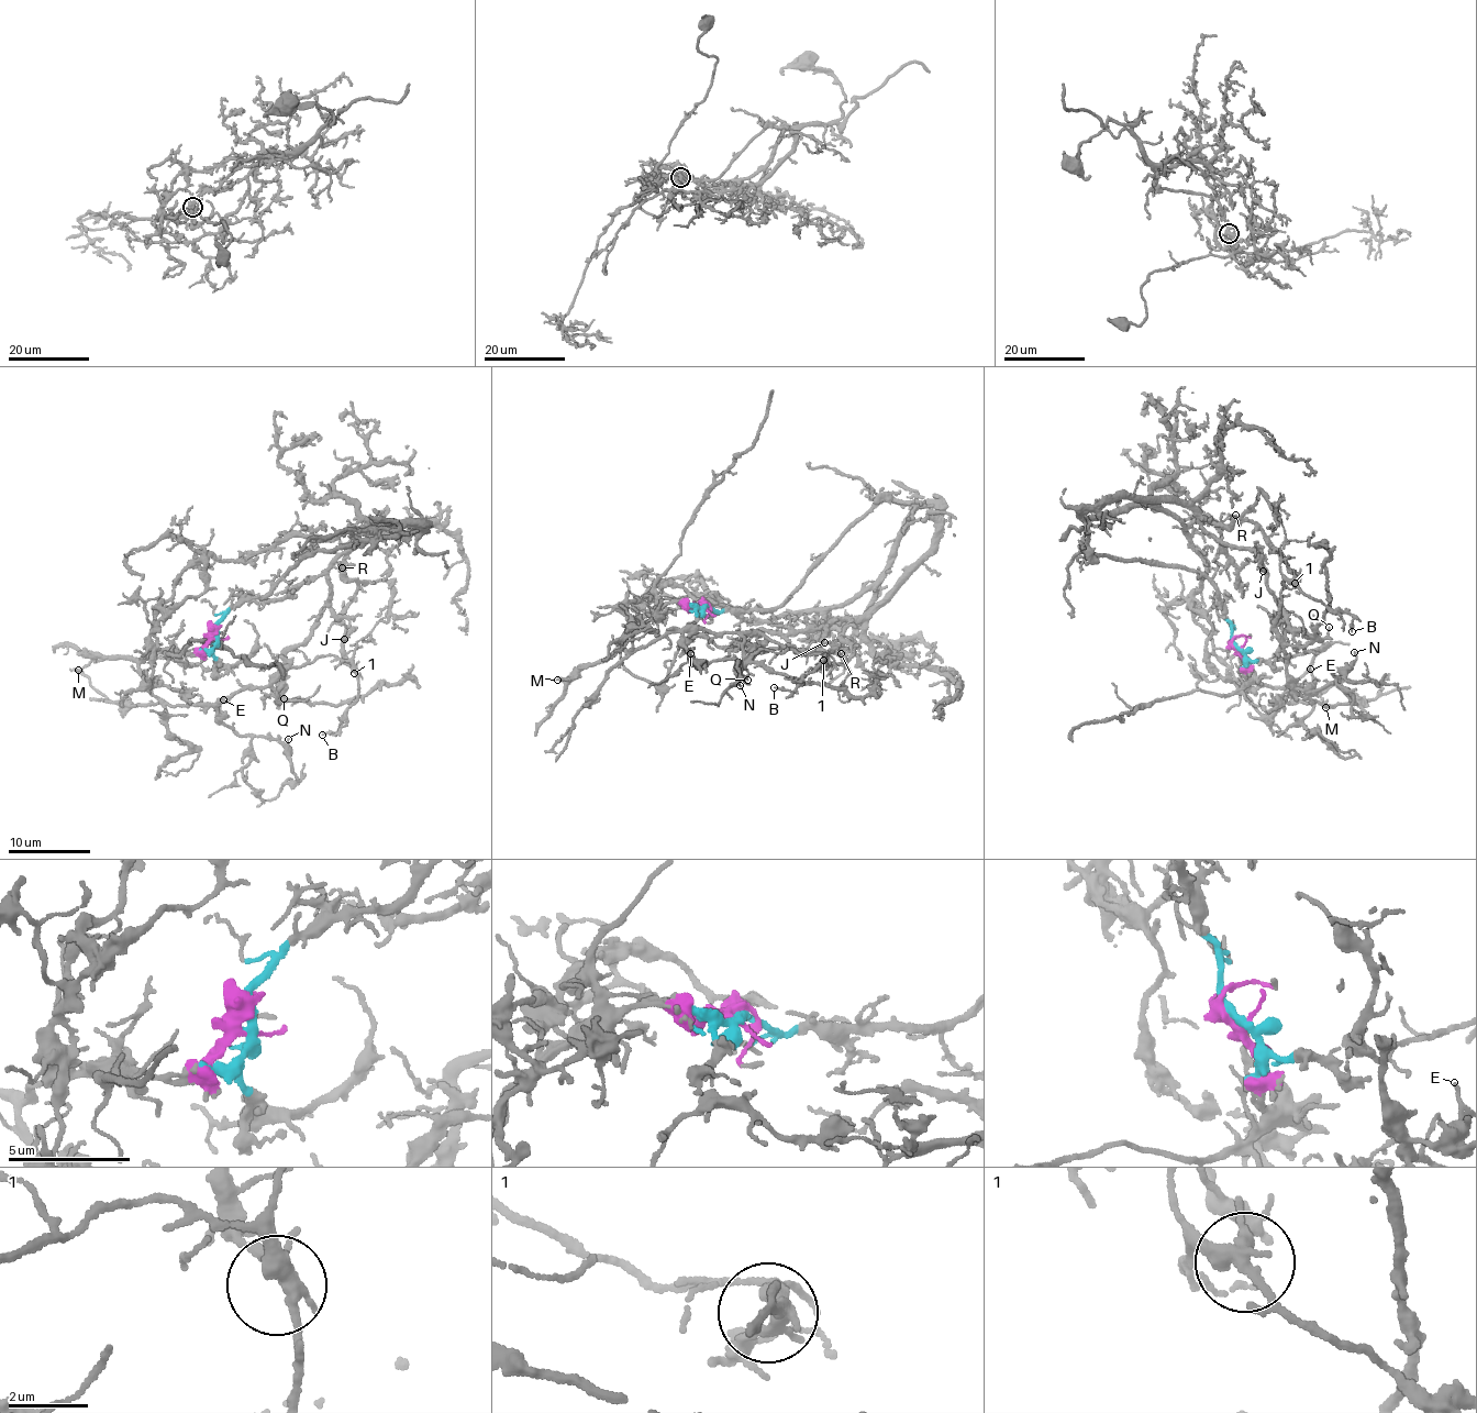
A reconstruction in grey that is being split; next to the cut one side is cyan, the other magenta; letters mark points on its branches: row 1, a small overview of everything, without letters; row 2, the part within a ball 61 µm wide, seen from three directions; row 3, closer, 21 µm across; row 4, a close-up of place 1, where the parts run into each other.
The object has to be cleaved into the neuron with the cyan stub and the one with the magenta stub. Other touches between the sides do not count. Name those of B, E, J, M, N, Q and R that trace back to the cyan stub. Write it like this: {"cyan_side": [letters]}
{"cyan_side": ["B", "J", "R"]}

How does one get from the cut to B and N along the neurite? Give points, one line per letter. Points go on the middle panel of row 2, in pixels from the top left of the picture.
B: (704, 604), (779, 605), (881, 501), (935, 508), (926, 552), (842, 635), (850, 657), (774, 687)
N: (704, 604), (654, 606), (618, 642), (631, 652), (681, 633), (691, 663), (736, 662), (741, 685)

